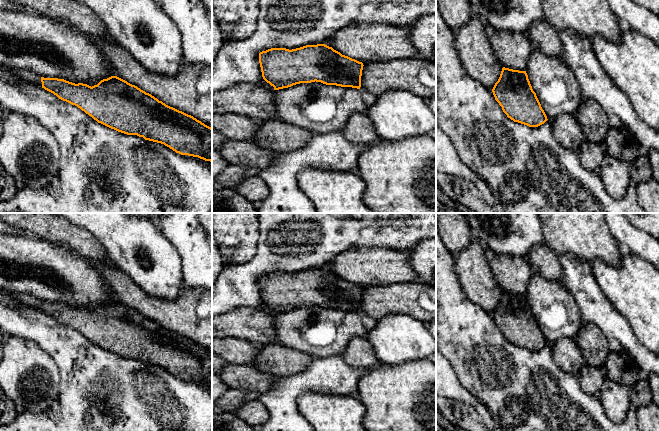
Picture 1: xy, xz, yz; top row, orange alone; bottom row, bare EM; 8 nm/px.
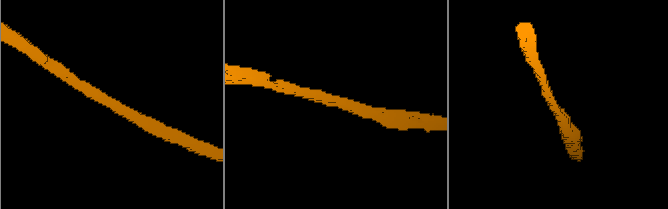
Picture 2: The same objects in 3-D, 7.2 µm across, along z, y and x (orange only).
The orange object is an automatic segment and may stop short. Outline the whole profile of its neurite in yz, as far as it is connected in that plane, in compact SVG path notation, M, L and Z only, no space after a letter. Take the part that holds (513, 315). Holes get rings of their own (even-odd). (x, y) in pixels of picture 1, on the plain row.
M503 291L492 316L503 336L514 346L538 351L548 344L526 295Z

